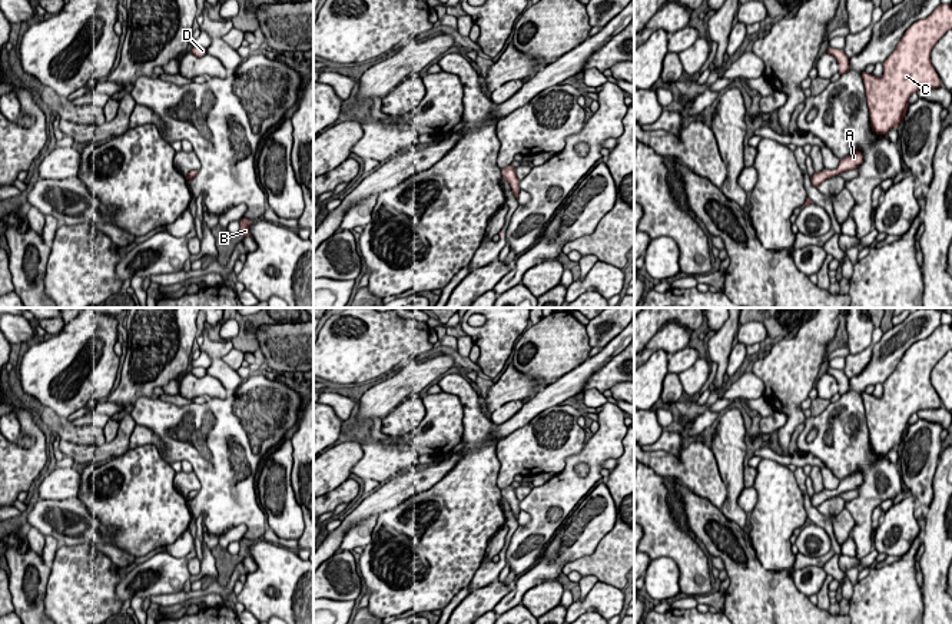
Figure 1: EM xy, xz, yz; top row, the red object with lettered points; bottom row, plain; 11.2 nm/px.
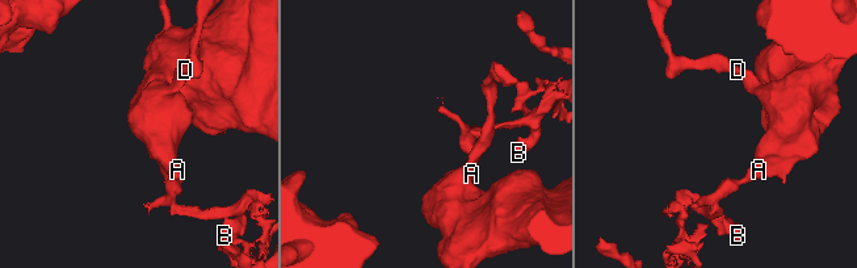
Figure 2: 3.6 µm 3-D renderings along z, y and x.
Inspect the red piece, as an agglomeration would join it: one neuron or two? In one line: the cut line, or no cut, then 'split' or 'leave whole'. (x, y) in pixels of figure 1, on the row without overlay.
no cut; leave whole

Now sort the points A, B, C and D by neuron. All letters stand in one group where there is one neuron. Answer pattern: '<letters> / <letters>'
A B C D

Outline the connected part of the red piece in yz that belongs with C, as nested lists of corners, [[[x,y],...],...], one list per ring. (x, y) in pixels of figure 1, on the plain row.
[[[942,323],[928,338],[916,341],[902,356],[890,376],[882,384],[883,395],[862,394],[870,447],[876,455],[888,457],[892,448],[903,442],[909,426],[909,418],[921,409],[935,409],[942,405],[931,381],[931,372],[938,361],[952,349],[952,328]]]

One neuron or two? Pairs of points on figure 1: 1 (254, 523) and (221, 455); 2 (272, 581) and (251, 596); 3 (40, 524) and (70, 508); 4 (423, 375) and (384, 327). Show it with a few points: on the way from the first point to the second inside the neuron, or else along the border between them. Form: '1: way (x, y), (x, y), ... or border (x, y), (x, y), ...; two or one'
1: way (242, 505), (228, 491), (228, 473); one
2: way (266, 586), (256, 596); one
3: way (47, 524), (63, 510); one
4: border (411, 359), (398, 368); two

